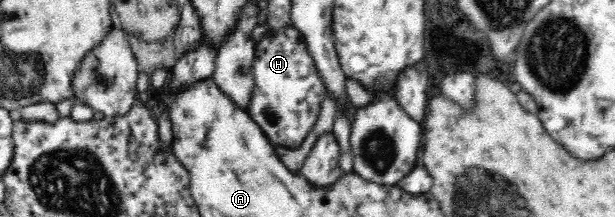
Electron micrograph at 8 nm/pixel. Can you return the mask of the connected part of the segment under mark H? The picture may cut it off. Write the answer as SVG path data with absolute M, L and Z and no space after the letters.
M288 22L280 30L268 30L255 46L252 95L248 112L277 147L296 149L316 126L327 88L308 50L304 35Z

